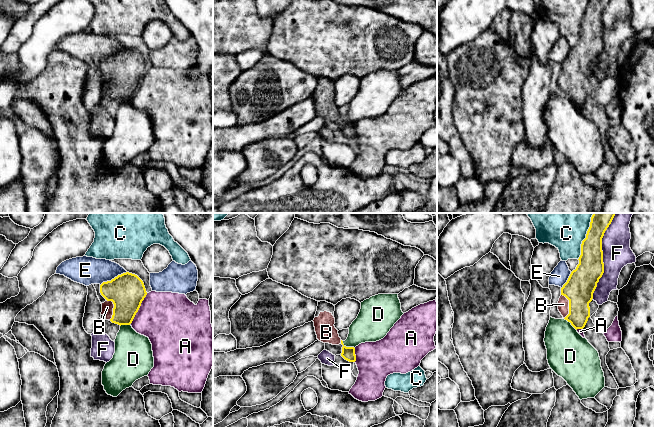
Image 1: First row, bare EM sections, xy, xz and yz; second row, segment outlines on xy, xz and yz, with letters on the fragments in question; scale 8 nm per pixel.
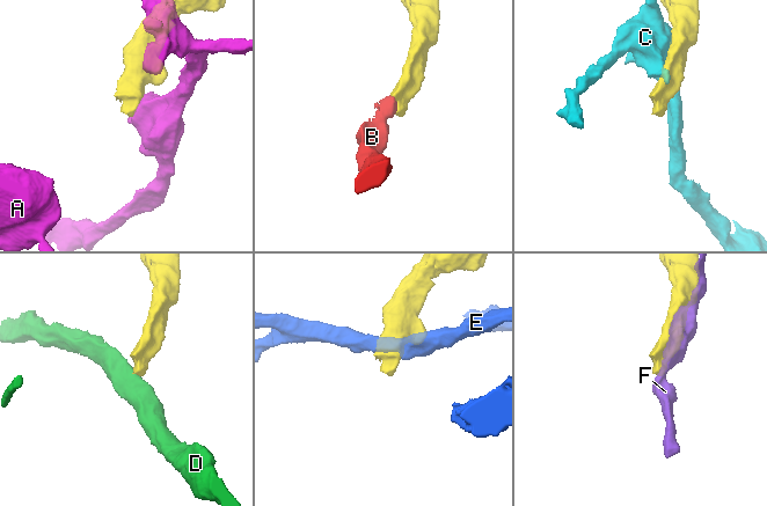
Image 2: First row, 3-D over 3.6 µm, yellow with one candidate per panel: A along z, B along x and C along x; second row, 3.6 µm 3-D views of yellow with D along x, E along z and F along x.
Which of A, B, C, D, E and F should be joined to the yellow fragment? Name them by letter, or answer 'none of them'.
B

